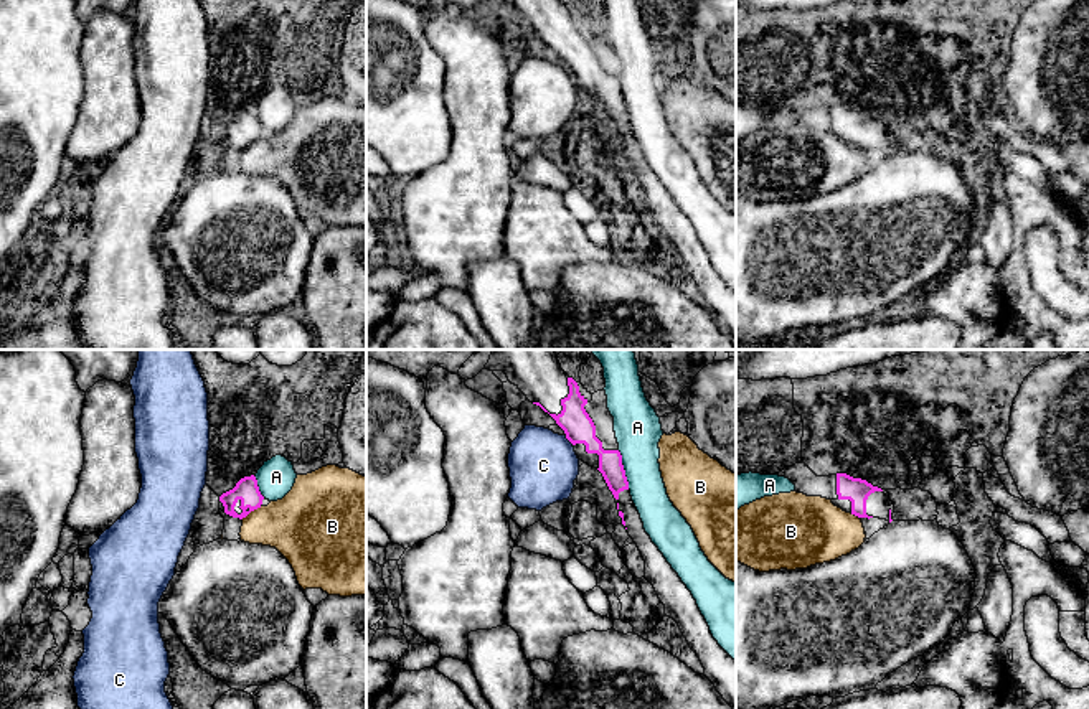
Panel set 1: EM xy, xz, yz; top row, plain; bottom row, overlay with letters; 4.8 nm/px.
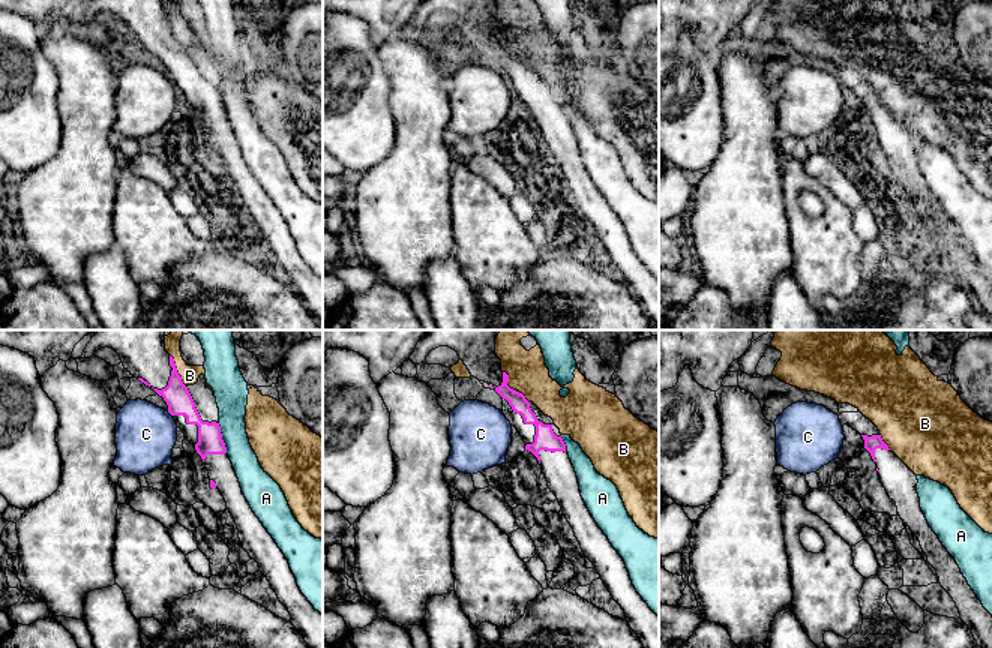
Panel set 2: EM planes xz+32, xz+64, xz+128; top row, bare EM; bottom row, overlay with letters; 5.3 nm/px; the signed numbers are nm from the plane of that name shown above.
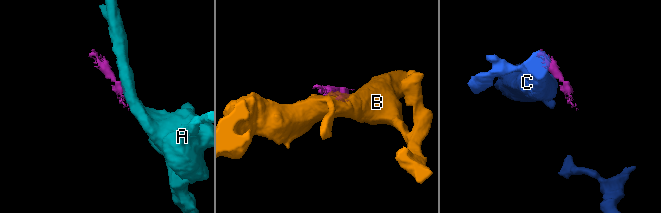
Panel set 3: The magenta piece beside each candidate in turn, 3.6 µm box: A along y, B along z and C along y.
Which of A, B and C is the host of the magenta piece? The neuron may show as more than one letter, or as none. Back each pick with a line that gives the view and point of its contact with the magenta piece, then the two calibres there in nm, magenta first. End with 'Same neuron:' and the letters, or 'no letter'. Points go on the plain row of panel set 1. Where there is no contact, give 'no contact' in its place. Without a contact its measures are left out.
Same neuron: no letter

